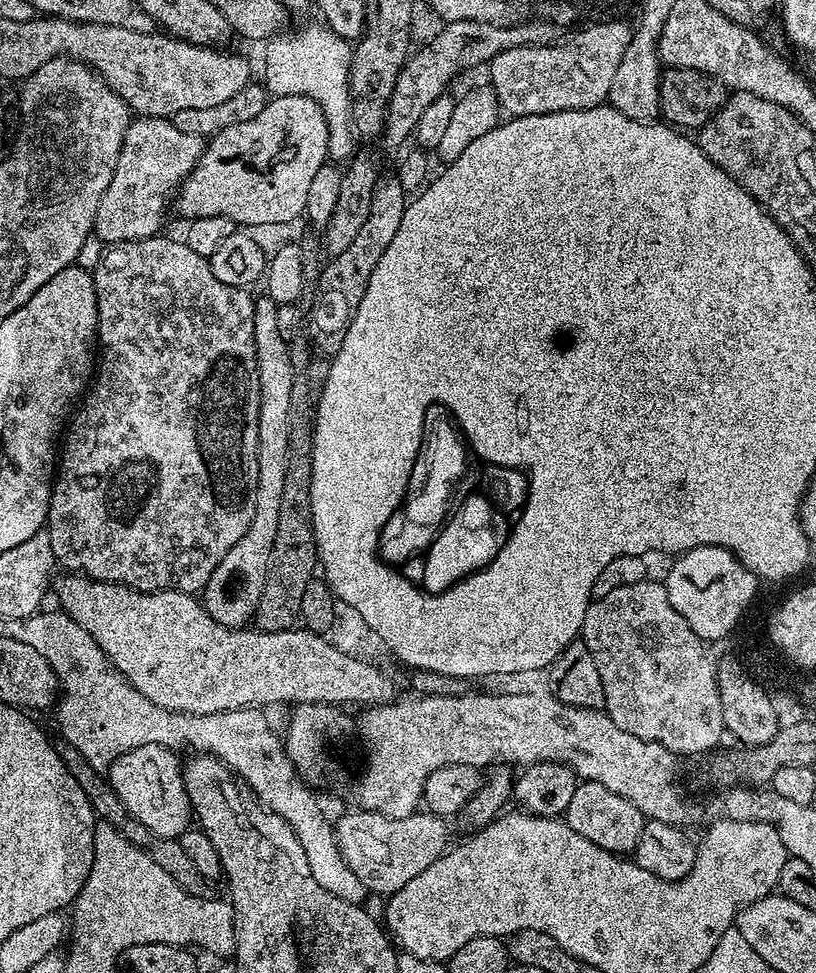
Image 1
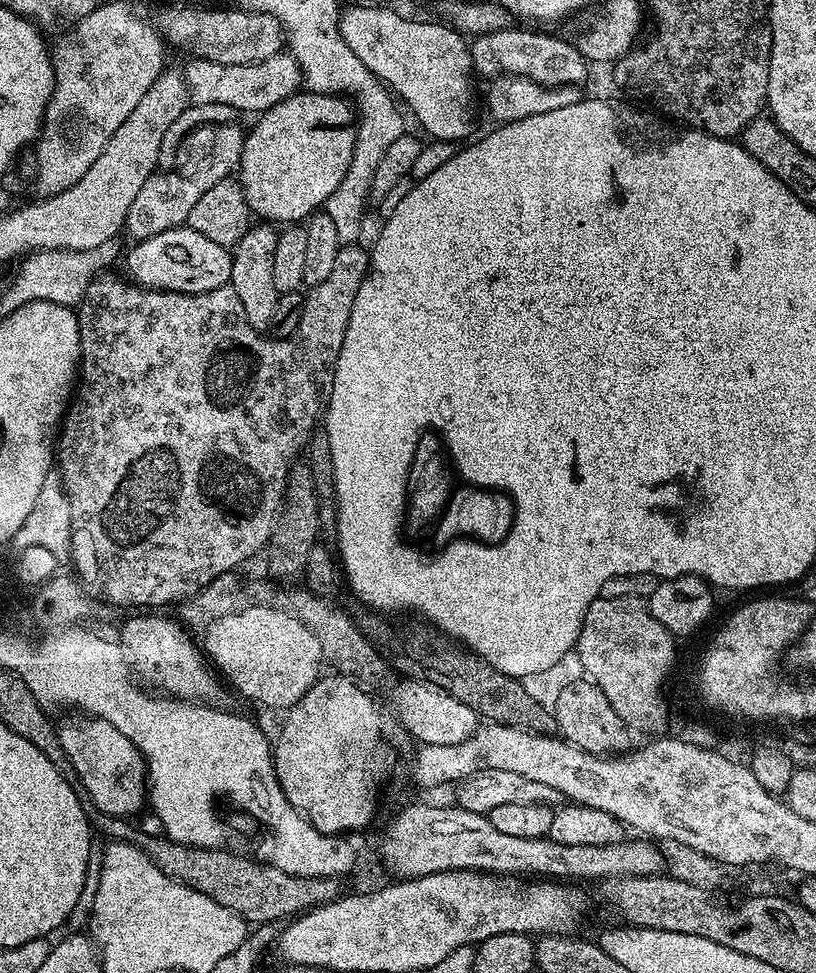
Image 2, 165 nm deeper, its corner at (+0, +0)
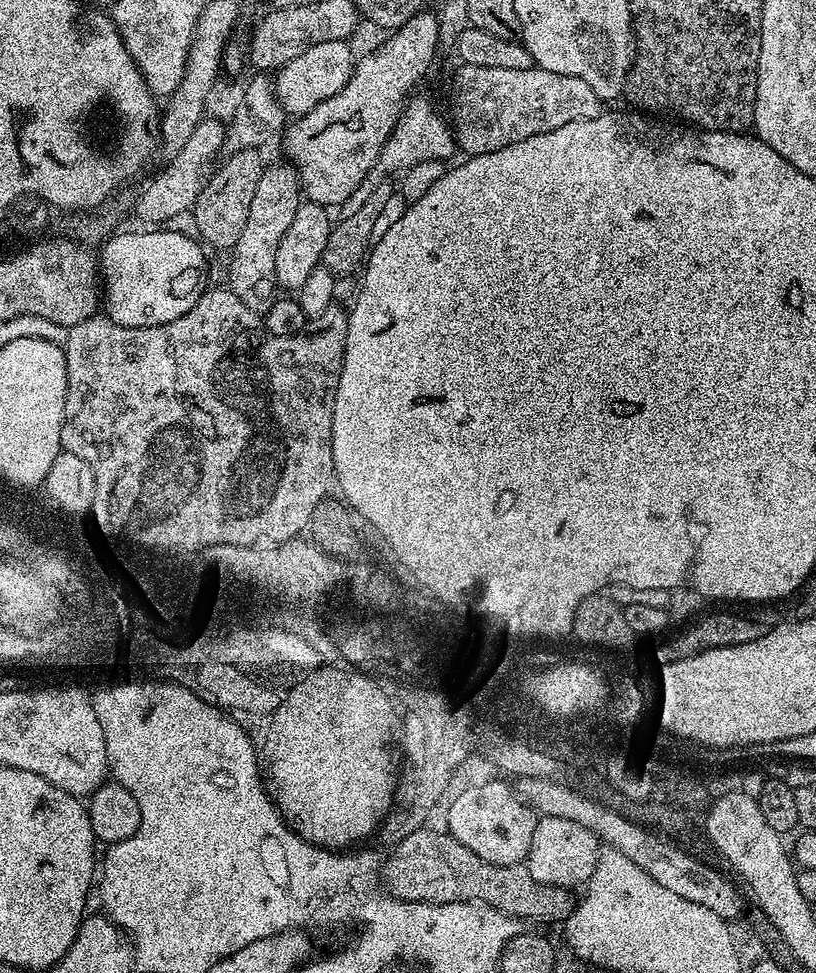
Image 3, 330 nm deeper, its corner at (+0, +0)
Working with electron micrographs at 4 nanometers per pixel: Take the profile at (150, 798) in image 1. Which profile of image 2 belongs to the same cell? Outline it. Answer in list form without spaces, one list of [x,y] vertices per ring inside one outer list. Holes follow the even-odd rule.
[[[88,714],[76,715],[80,716],[70,717],[58,729],[62,750],[67,763],[76,771],[79,787],[90,794],[97,812],[117,818],[132,818],[135,812],[143,813],[148,795],[148,765],[144,763],[142,753],[110,722]]]

